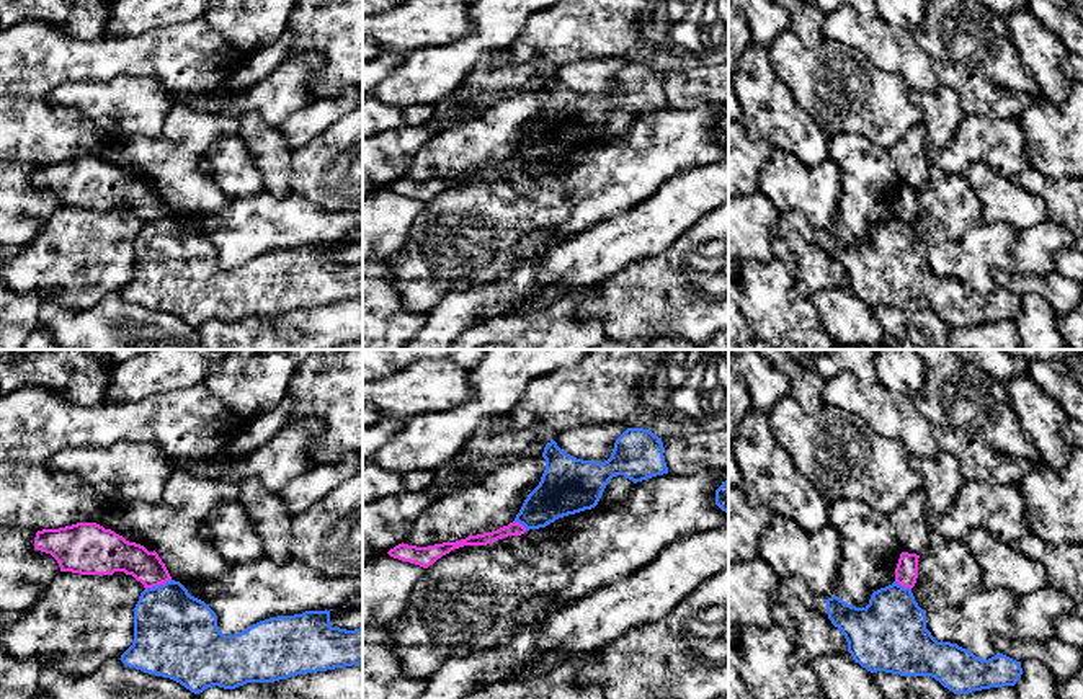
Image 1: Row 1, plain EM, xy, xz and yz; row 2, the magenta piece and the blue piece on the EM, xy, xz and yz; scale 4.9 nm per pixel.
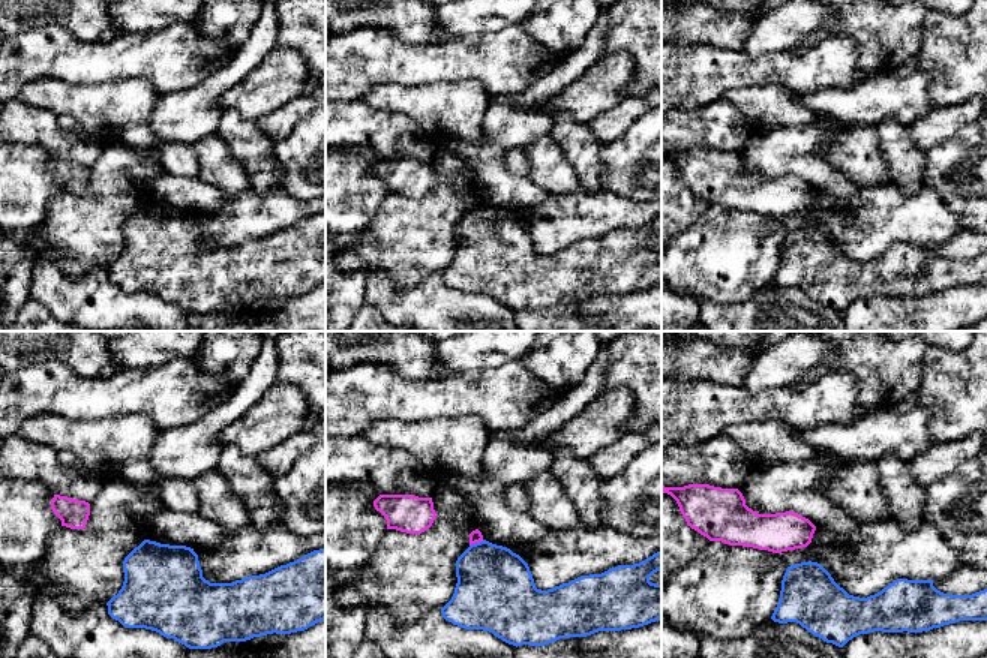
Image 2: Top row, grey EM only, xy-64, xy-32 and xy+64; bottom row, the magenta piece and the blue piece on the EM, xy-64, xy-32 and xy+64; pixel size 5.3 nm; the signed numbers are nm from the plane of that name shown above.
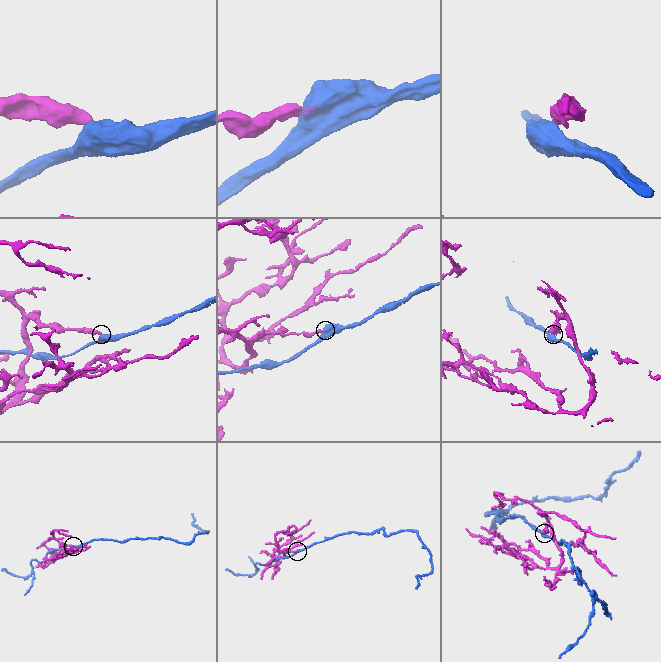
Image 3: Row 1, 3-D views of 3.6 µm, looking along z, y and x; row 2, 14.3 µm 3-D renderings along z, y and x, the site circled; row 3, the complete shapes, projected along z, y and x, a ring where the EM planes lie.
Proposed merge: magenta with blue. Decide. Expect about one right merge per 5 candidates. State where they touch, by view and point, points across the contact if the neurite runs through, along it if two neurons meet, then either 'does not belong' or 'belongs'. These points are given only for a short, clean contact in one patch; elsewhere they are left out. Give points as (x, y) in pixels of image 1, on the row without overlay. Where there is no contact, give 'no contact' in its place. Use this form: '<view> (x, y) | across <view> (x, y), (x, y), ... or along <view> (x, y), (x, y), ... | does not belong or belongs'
xy (159, 218) | along xy (172, 214), (146, 224) | does not belong

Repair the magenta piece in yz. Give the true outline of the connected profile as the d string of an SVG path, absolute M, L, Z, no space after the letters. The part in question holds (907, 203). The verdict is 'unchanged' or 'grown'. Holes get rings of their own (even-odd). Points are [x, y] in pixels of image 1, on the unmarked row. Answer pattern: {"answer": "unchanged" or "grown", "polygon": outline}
{"answer": "unchanged", "polygon": "M902 186L897 203L895 203L895 216L903 222L913 222L918 212L918 193L916 188Z"}

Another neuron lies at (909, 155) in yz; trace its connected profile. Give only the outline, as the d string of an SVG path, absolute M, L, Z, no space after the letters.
M920 122L910 127L898 142L889 149L900 186L921 189L926 185L929 176L929 167L926 163L928 145L926 129Z

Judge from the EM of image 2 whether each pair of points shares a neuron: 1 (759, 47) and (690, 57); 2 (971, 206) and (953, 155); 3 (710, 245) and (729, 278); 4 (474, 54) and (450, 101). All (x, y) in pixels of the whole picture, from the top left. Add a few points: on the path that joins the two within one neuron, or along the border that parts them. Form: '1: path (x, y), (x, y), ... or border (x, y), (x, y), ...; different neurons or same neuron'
1: border (740, 50), (752, 56), (762, 56), (777, 50); different neurons
2: path (957, 198), (938, 177), (944, 168); same neuron
3: path (717, 252), (729, 264), (729, 270); same neuron
4: border (428, 83), (476, 80), (491, 98); different neurons

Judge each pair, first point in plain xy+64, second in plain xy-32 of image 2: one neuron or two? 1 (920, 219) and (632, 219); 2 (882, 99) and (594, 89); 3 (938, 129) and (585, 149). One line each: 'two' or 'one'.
1: one
2: one
3: two

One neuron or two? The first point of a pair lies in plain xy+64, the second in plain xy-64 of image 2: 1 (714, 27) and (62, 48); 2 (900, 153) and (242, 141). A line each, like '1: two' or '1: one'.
1: two
2: one

